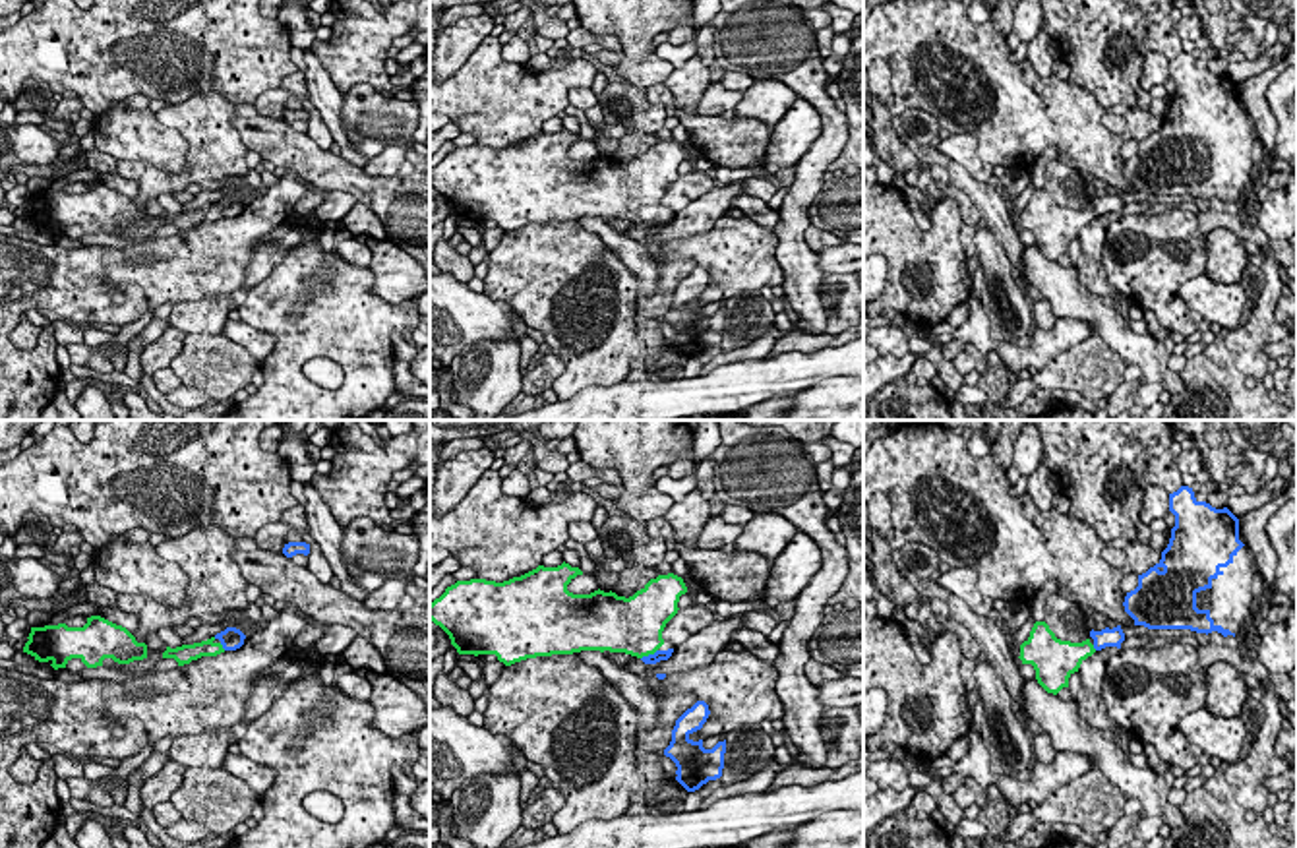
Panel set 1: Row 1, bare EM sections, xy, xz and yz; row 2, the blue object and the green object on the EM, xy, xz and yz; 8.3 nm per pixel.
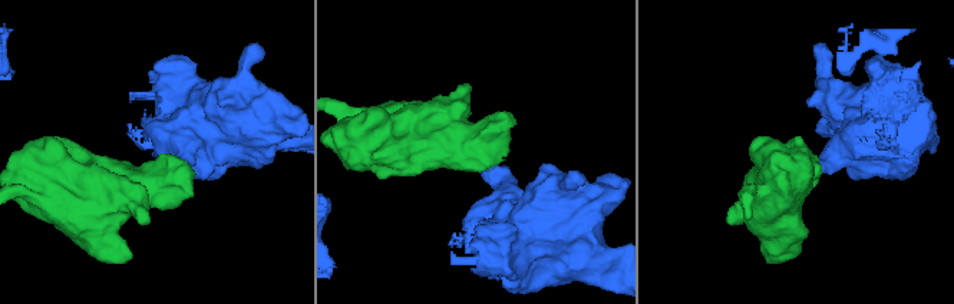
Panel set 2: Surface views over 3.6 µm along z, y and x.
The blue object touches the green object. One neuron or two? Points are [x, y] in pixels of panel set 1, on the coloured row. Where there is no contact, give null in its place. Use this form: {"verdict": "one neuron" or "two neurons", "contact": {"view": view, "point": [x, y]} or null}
{"verdict": "one neuron", "contact": {"view": "xz", "point": [649, 655]}}

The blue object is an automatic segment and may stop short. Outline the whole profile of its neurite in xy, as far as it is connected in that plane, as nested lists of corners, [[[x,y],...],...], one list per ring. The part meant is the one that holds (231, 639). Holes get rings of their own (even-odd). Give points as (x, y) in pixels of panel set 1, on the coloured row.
[[[226,627],[225,631],[201,643],[182,645],[176,649],[166,647],[163,658],[174,658],[178,666],[184,666],[201,656],[217,656],[225,651],[236,651],[244,645],[244,639],[246,635],[240,629]]]

